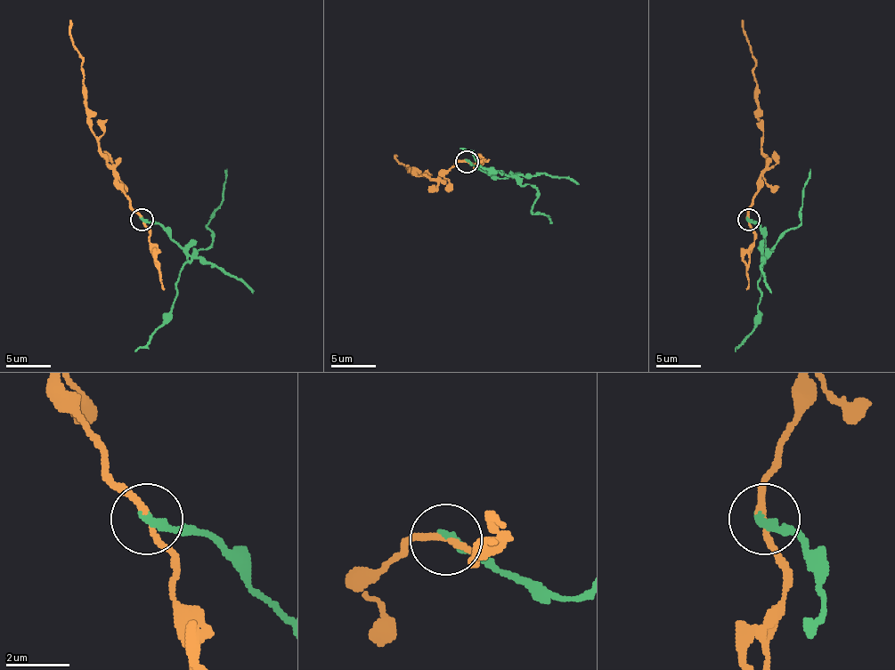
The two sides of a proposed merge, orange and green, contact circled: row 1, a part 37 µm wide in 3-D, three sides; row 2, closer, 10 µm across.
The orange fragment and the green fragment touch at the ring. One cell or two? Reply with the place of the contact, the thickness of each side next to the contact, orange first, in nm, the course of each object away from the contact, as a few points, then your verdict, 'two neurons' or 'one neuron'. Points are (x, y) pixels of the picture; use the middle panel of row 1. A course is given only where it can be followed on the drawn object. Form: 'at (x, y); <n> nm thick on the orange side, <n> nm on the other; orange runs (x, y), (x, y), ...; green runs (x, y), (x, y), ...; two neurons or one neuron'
at (467, 161); 190 nm thick on the orange side, 260 nm on the other; orange runs (466, 161), (459, 161), (437, 179), (426, 174), (417, 176), (394, 157), (396, 154); green runs (466, 161), (498, 179), (513, 174), (538, 190), (531, 210), (535, 214), (547, 214), (551, 223); two neurons

